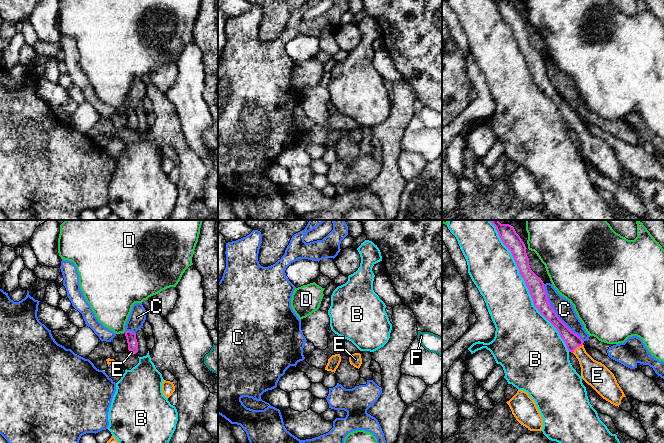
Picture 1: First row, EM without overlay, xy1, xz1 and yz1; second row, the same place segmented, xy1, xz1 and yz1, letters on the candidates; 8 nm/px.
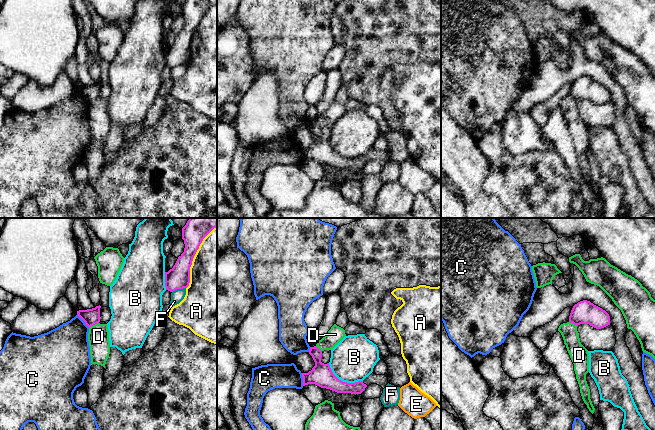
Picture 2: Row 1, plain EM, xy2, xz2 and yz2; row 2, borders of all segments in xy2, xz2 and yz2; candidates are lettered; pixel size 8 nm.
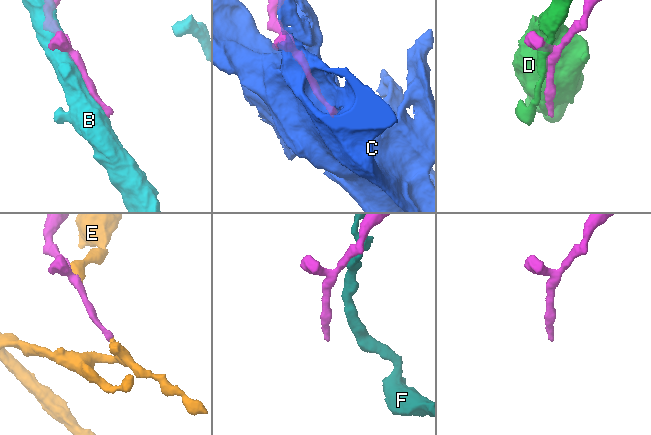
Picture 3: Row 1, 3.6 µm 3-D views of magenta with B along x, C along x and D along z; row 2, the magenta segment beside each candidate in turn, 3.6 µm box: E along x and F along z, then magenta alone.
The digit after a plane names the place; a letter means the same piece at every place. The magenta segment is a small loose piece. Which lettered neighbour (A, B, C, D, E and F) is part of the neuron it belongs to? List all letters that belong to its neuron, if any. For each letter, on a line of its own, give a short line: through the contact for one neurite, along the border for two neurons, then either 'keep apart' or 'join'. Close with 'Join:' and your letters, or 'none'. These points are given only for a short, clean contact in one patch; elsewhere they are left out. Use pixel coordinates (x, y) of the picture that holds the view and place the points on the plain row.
A: keep apart
B: keep apart
C: keep apart
D: line xy2 (98, 98), (89, 103); keep apart
E: line yz1 (572, 116), (577, 122), (593, 148); join
F: line xy2 (185, 63), (175, 65), (172, 68); keep apart
Join: E

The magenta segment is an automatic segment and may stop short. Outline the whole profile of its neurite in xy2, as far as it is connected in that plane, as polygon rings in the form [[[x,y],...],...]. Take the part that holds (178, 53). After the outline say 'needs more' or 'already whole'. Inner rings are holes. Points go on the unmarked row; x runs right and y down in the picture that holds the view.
[[[186,0],[182,4],[184,28],[178,33],[173,44],[165,48],[166,66],[173,68],[189,62],[193,34],[203,15],[216,3],[217,0]]] | already whole

